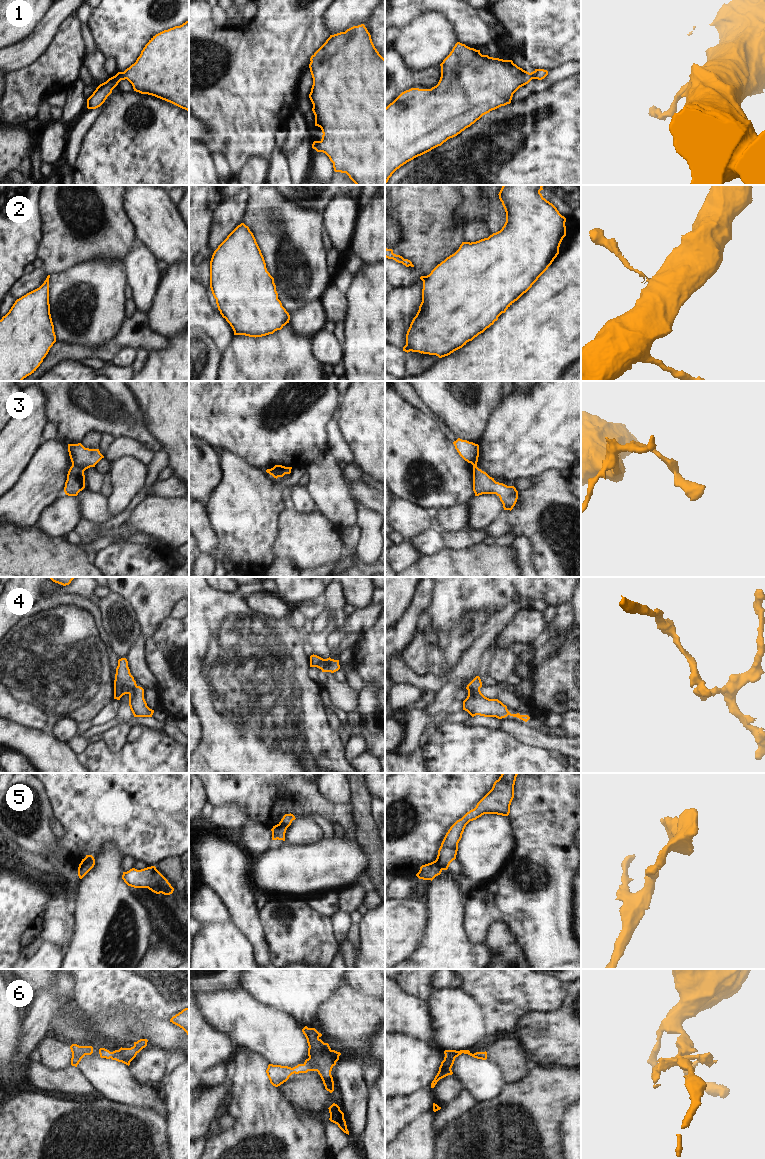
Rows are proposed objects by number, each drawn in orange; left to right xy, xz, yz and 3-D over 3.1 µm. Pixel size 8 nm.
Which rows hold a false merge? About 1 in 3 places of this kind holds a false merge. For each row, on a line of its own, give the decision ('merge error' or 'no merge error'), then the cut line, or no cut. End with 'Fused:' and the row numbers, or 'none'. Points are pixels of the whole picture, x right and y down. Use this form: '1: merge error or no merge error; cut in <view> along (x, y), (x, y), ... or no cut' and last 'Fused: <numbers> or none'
1: no merge error; no cut
2: merge error; cut in yz along (426, 276), (423, 283)
3: merge error; cut in xy along (72, 465), (83, 472)
4: no merge error; no cut
5: merge error; cut in yz along (435, 860), (442, 869)
6: no merge error; no cut
Fused: 2, 3, 5

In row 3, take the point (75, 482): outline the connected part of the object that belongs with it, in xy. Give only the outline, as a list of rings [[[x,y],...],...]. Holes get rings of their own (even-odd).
[[[71,466],[67,480],[65,482],[64,492],[68,496],[77,496],[85,488],[85,475],[80,469]]]

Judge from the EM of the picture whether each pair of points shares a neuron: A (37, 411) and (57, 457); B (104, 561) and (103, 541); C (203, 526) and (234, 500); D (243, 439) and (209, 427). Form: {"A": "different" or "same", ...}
{"A": "different", "B": "different", "C": "different", "D": "same"}

